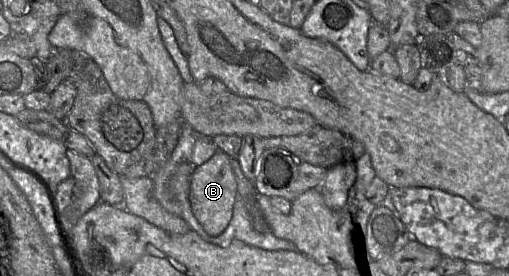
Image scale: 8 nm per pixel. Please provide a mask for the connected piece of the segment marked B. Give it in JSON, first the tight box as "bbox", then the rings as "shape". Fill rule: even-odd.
{"bbox":[189,150,238,237],"shape":[[[218,150],[207,162],[195,168],[191,178],[189,201],[191,209],[204,230],[212,237],[220,235],[228,226],[237,197],[238,182],[230,156]]]}

